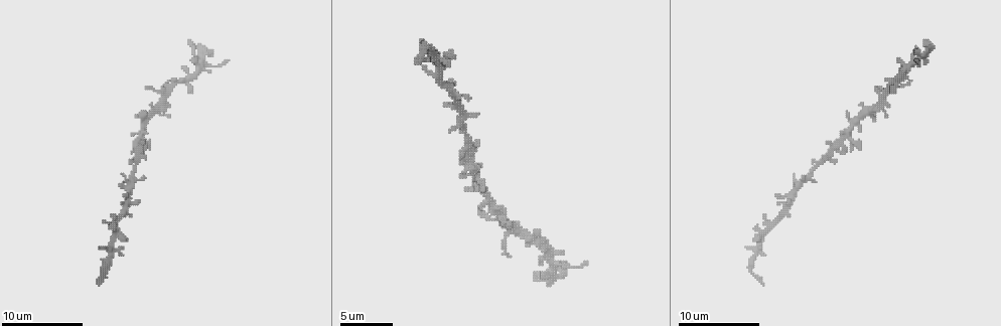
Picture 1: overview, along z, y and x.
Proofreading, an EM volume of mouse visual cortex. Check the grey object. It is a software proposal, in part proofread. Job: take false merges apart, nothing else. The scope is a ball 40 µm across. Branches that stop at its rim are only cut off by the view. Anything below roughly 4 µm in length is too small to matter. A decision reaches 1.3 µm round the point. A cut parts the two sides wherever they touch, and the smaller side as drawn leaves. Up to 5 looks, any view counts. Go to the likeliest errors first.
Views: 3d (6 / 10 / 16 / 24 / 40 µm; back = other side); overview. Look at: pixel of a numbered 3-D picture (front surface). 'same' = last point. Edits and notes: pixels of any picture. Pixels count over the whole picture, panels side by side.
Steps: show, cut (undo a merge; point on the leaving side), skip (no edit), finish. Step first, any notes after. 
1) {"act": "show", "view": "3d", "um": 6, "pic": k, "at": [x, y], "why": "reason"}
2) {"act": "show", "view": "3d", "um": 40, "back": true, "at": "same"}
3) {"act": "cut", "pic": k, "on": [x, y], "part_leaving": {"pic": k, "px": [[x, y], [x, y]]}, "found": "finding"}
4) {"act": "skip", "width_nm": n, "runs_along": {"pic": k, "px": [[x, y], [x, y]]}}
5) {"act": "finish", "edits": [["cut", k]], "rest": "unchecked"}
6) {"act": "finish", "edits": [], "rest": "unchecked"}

{"act": "show", "view": "3d", "um": 10, "pic": 1, "at": [469, 148], "why": "looks like a crossing"}

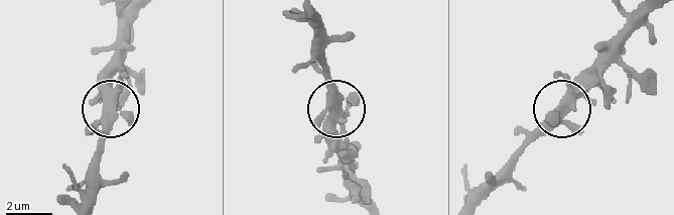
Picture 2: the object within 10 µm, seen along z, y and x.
{"act": "skip", "arms": 5, "runs_along": {"pic": 2, "px": [[339, 112], [339, 91], [327, 59]]}, "found": "one cell here"}

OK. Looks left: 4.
{"act": "show", "view": "3d", "um": 16, "pic": 1, "at": [176, 83], "why": "sudden change in width"}

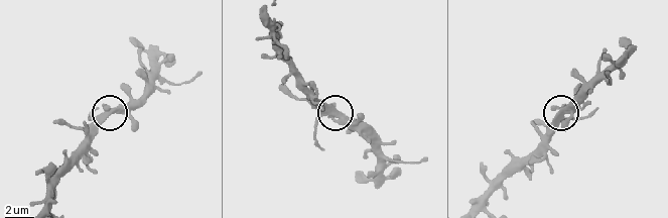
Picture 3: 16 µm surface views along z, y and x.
{"act": "skip", "arms": 3, "runs_along": {"pic": 3, "px": [[478, 206], [535, 148], [559, 113], [588, 105]]}, "found": "one cell here"}

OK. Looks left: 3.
{"act": "show", "view": "3d", "um": 6, "pic": 1, "at": [787, 208]}

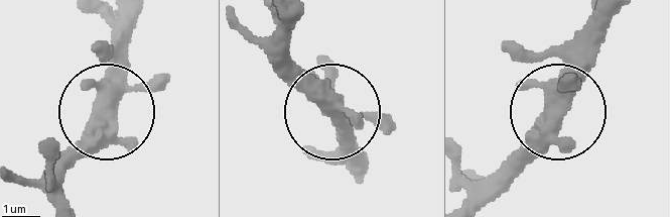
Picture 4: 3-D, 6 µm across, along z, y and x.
{"act": "show", "view": "3d", "um": 6, "back": true, "pic": 4, "at": [335, 117]}

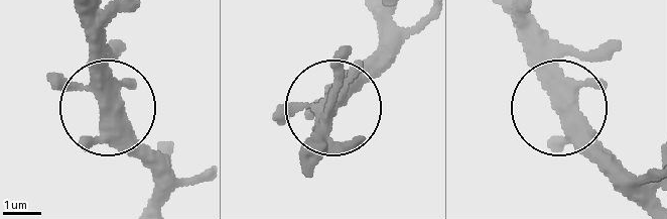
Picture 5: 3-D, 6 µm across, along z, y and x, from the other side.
{"act": "skip", "runs_along": {"pic": 5, "px": [[502, 13], [559, 110], [614, 165]]}, "found": "one cell here"}

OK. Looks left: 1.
{"act": "finish", "edits": [], "rest": "unchecked"}

